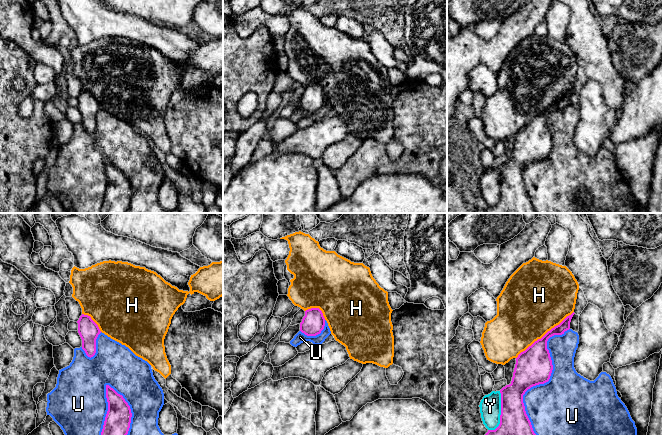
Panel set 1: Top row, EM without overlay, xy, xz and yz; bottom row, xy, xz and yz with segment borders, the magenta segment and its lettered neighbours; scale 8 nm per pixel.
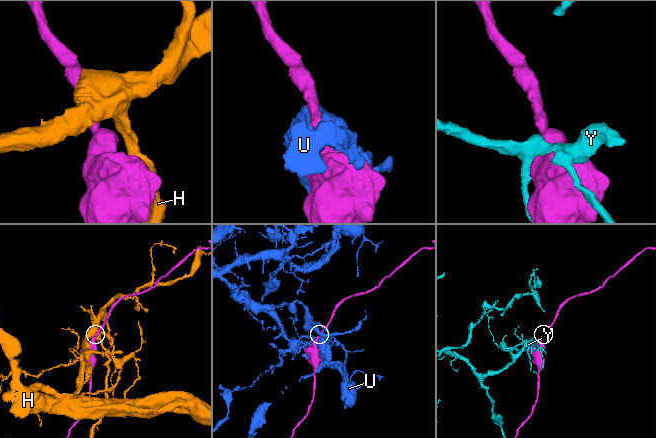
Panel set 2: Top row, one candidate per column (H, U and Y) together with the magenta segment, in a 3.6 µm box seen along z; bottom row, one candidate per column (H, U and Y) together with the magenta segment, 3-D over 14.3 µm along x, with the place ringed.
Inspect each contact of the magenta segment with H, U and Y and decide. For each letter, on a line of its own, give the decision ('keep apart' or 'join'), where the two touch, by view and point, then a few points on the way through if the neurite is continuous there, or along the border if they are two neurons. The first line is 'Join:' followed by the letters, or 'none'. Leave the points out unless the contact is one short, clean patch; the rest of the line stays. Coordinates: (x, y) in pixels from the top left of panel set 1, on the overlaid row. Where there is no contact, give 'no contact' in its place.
Join: none
H: keep apart; contact yz (545, 334)
U: keep apart; contact yz (546, 381)
Y: keep apart; contact yz (501, 413)

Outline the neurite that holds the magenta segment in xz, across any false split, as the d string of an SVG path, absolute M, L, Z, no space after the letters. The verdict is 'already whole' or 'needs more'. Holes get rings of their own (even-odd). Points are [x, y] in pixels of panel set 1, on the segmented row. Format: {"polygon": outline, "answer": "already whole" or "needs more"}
{"polygon": "M311 308L305 311L305 316L300 323L300 331L307 336L316 336L325 326L325 318L319 308Z", "answer": "already whole"}

